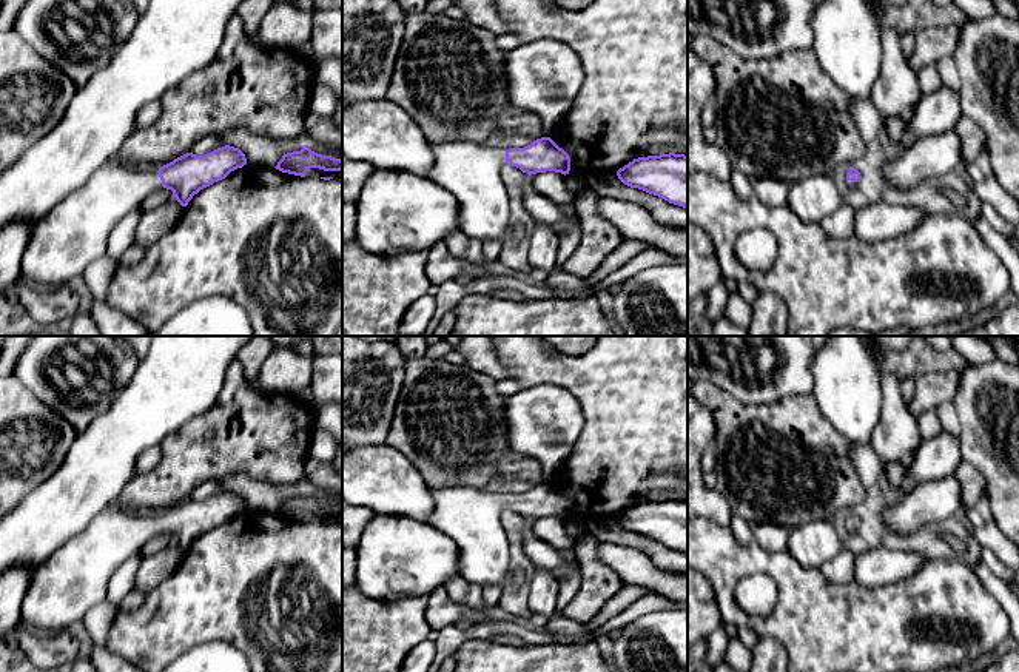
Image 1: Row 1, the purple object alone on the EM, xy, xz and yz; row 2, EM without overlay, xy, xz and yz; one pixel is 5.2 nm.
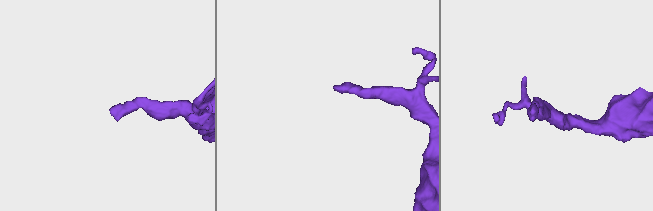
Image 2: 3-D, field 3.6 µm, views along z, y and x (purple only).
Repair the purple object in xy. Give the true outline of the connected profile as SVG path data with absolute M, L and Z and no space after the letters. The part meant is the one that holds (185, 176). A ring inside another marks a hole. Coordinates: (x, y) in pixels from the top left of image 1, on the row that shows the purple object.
M225 145L205 156L187 153L157 171L143 166L108 162L100 166L85 185L69 193L31 233L20 264L20 281L42 288L66 285L85 273L86 267L106 253L106 239L113 228L131 211L162 188L171 190L176 200L187 207L200 190L225 179L231 171L247 165L245 154Z

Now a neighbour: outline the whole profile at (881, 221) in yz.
M873 203L856 211L854 236L865 242L893 239L914 230L925 214L913 205Z

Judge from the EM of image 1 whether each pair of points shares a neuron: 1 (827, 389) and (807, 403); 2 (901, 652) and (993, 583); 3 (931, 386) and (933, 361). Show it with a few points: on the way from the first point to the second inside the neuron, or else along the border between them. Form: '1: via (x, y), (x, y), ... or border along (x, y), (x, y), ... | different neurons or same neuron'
1: border along (811, 393), (819, 412), (834, 427) | different neurons
2: border along (971, 569), (1002, 608) | different neurons
3: border along (948, 367), (939, 372), (921, 373), (913, 379) | different neurons

